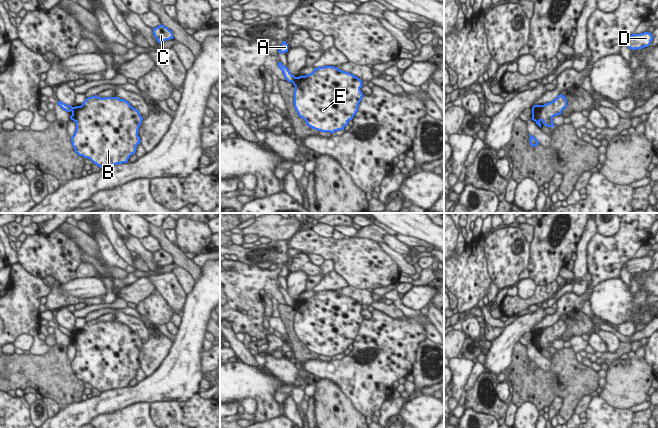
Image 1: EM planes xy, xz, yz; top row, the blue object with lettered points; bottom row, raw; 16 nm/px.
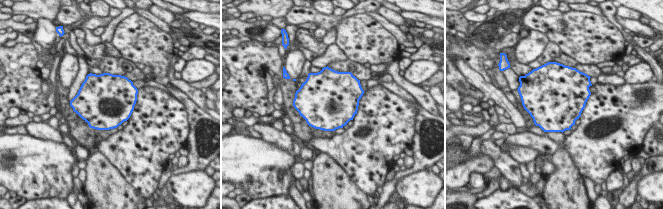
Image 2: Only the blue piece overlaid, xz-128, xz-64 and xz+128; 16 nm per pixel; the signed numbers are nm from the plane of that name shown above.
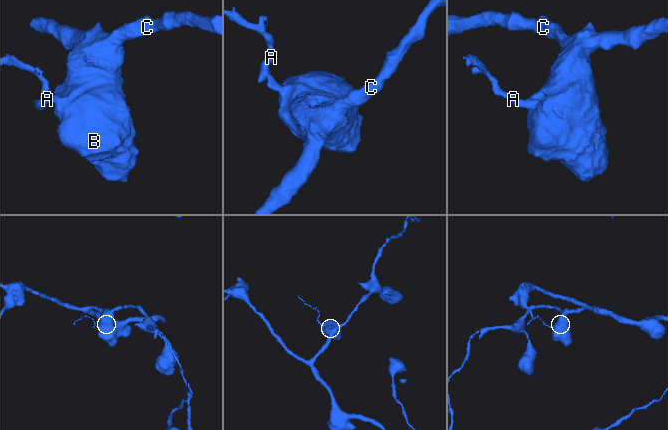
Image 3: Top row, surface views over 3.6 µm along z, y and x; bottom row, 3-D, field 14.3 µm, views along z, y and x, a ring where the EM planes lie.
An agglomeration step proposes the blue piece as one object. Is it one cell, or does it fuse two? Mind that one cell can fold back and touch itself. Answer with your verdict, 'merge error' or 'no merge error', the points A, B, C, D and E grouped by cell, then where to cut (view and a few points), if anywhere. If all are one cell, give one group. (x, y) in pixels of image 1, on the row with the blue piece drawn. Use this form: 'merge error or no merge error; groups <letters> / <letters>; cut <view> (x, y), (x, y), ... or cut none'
merge error; groups A / B C D E; cut xz (296, 77), (292, 82)

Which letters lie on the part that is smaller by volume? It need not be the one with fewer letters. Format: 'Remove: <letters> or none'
Remove: A

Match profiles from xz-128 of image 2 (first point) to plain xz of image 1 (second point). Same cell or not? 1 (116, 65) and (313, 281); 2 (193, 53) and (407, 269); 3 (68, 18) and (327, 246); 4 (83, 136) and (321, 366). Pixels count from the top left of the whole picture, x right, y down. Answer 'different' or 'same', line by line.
1: different
2: different
3: same
4: different

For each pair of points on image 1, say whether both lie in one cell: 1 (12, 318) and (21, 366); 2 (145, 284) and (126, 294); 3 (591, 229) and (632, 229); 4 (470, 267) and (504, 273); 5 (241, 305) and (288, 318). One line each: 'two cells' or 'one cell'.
1: two cells
2: one cell
3: two cells
4: two cells
5: two cells

